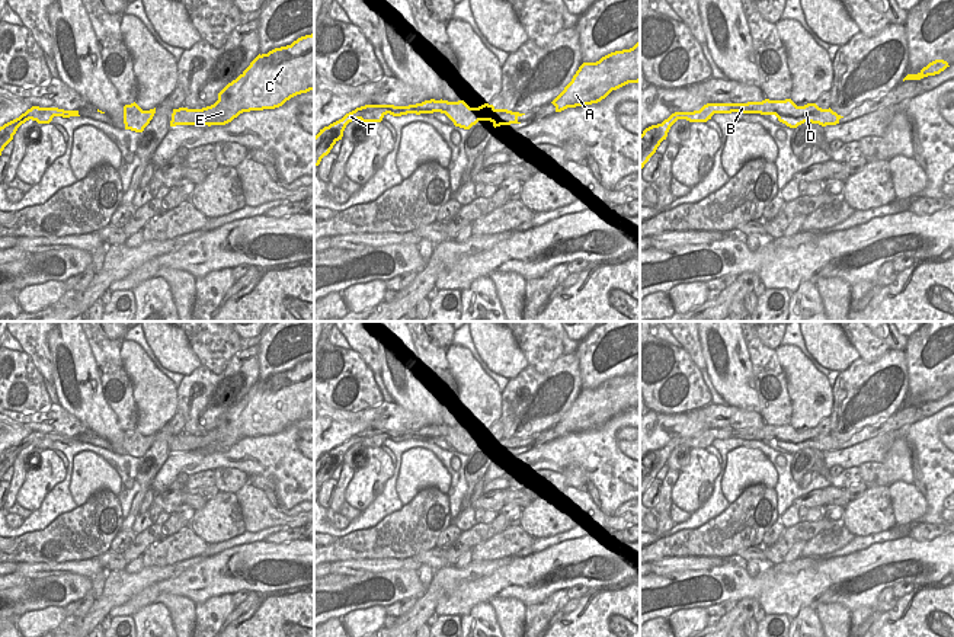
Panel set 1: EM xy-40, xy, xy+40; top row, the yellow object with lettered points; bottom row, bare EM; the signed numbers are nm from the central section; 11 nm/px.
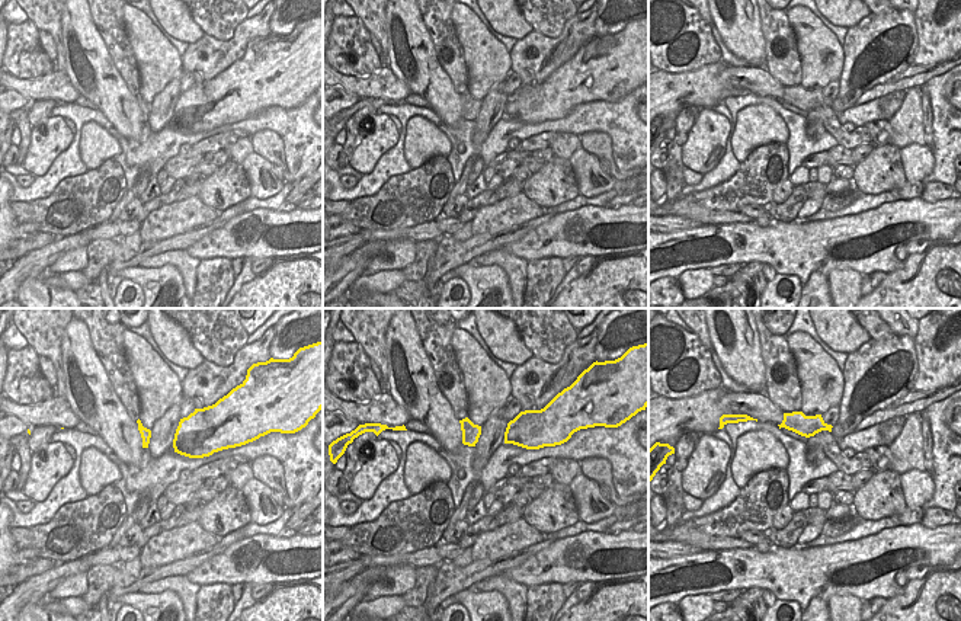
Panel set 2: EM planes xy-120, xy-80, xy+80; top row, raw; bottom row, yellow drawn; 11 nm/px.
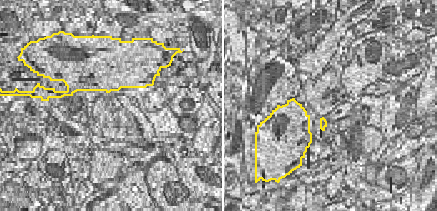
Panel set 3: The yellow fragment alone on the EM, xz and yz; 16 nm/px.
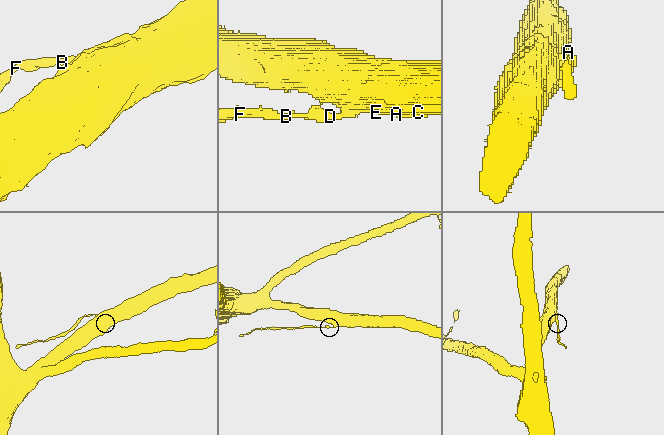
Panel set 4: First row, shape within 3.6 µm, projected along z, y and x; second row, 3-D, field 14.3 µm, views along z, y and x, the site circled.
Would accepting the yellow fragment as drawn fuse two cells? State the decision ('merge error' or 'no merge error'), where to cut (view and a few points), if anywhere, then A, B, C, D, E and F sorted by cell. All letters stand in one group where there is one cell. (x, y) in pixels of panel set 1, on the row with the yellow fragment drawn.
merge error | xy+40 (819, 108), (812, 122) | A C E / B D F

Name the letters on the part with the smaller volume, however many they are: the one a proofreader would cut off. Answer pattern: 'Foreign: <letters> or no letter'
Foreign: B, D, F

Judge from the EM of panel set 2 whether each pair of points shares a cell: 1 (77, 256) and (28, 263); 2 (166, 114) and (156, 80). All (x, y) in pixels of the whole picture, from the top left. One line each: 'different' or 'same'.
1: different
2: different

